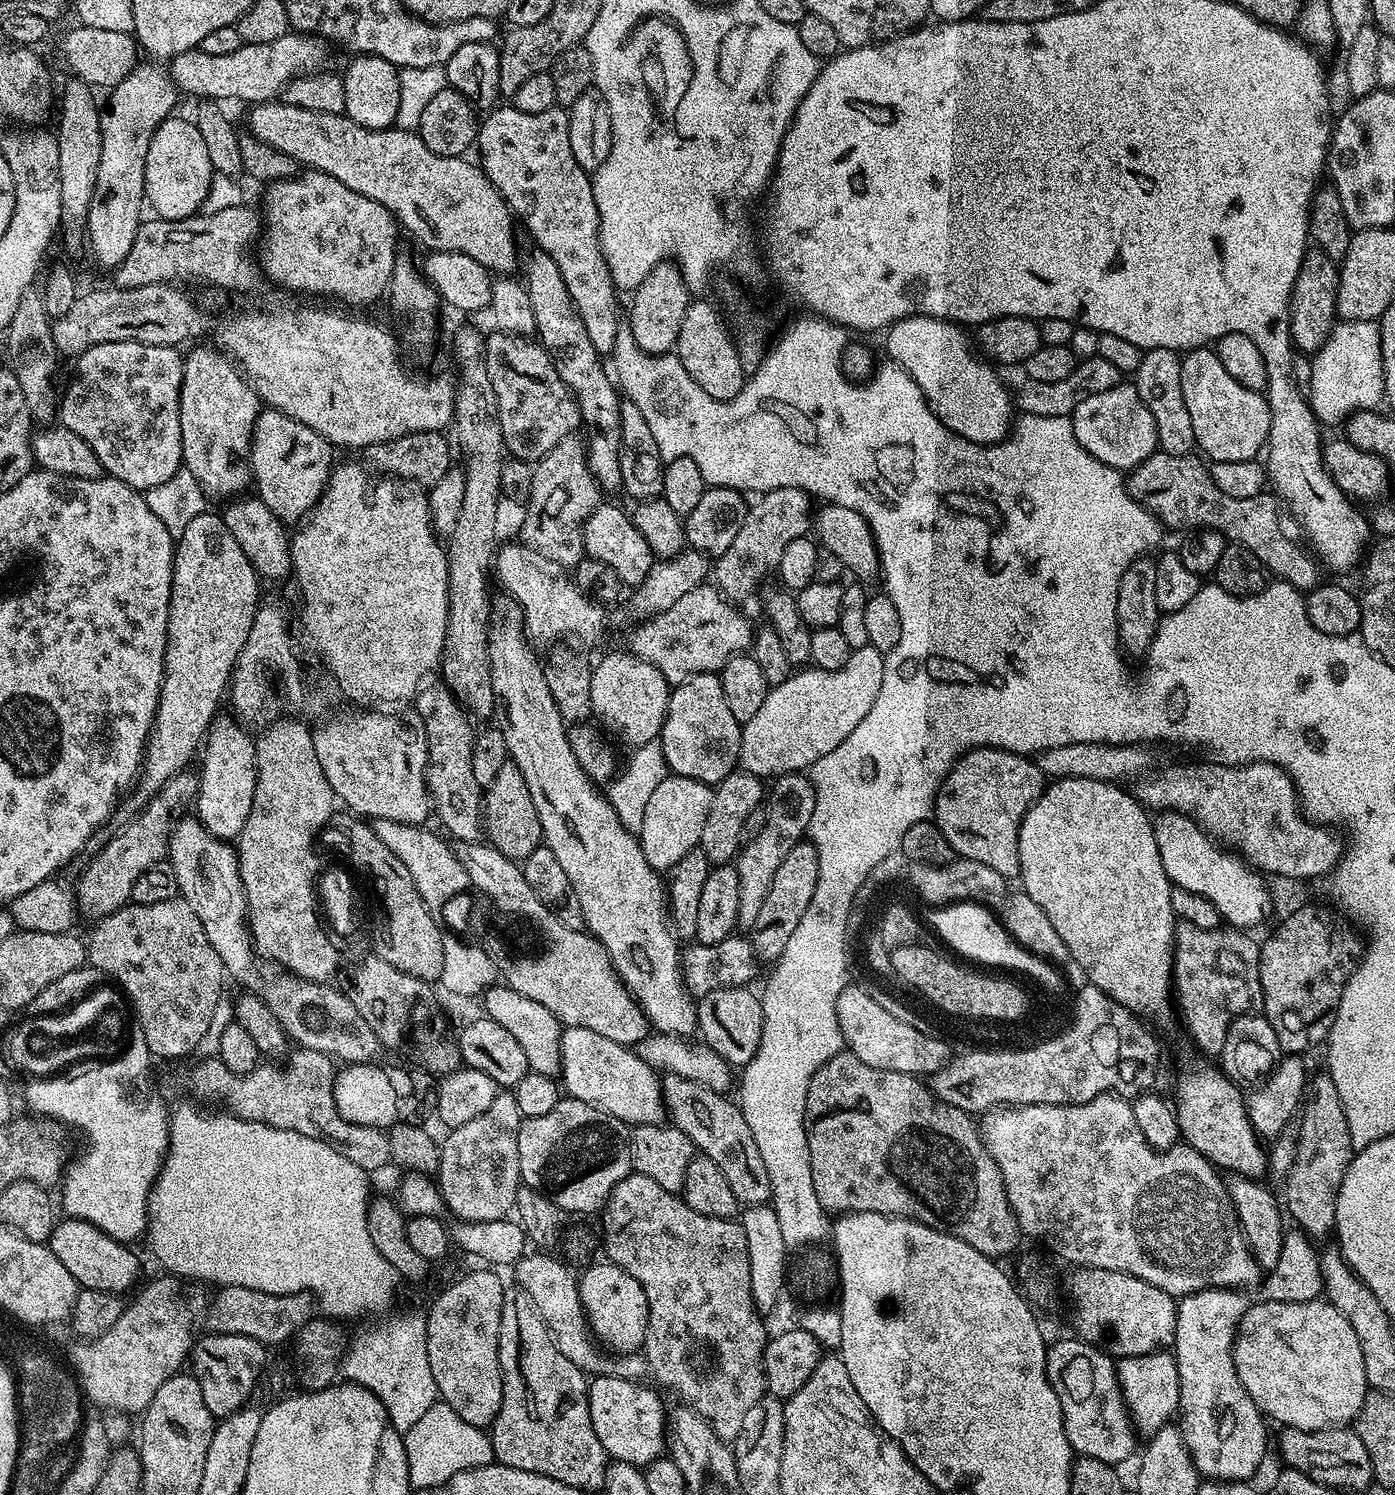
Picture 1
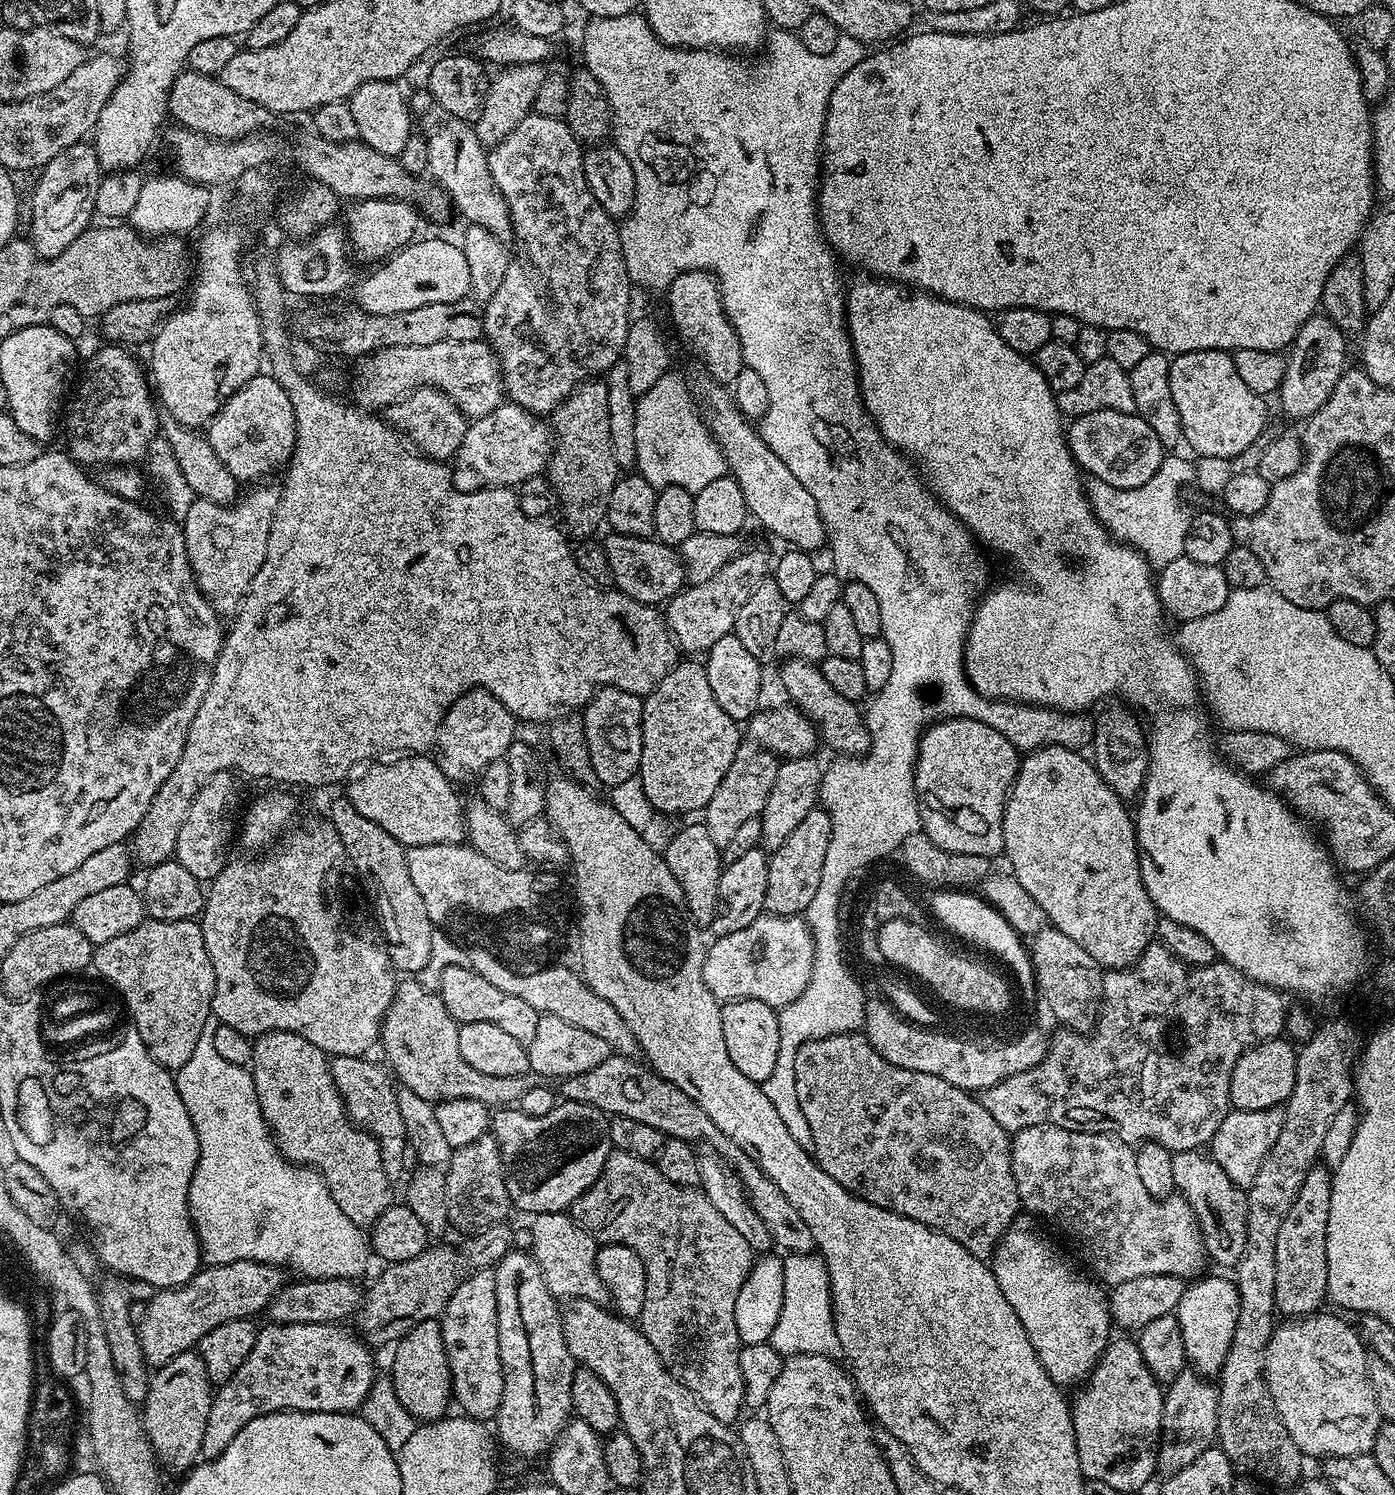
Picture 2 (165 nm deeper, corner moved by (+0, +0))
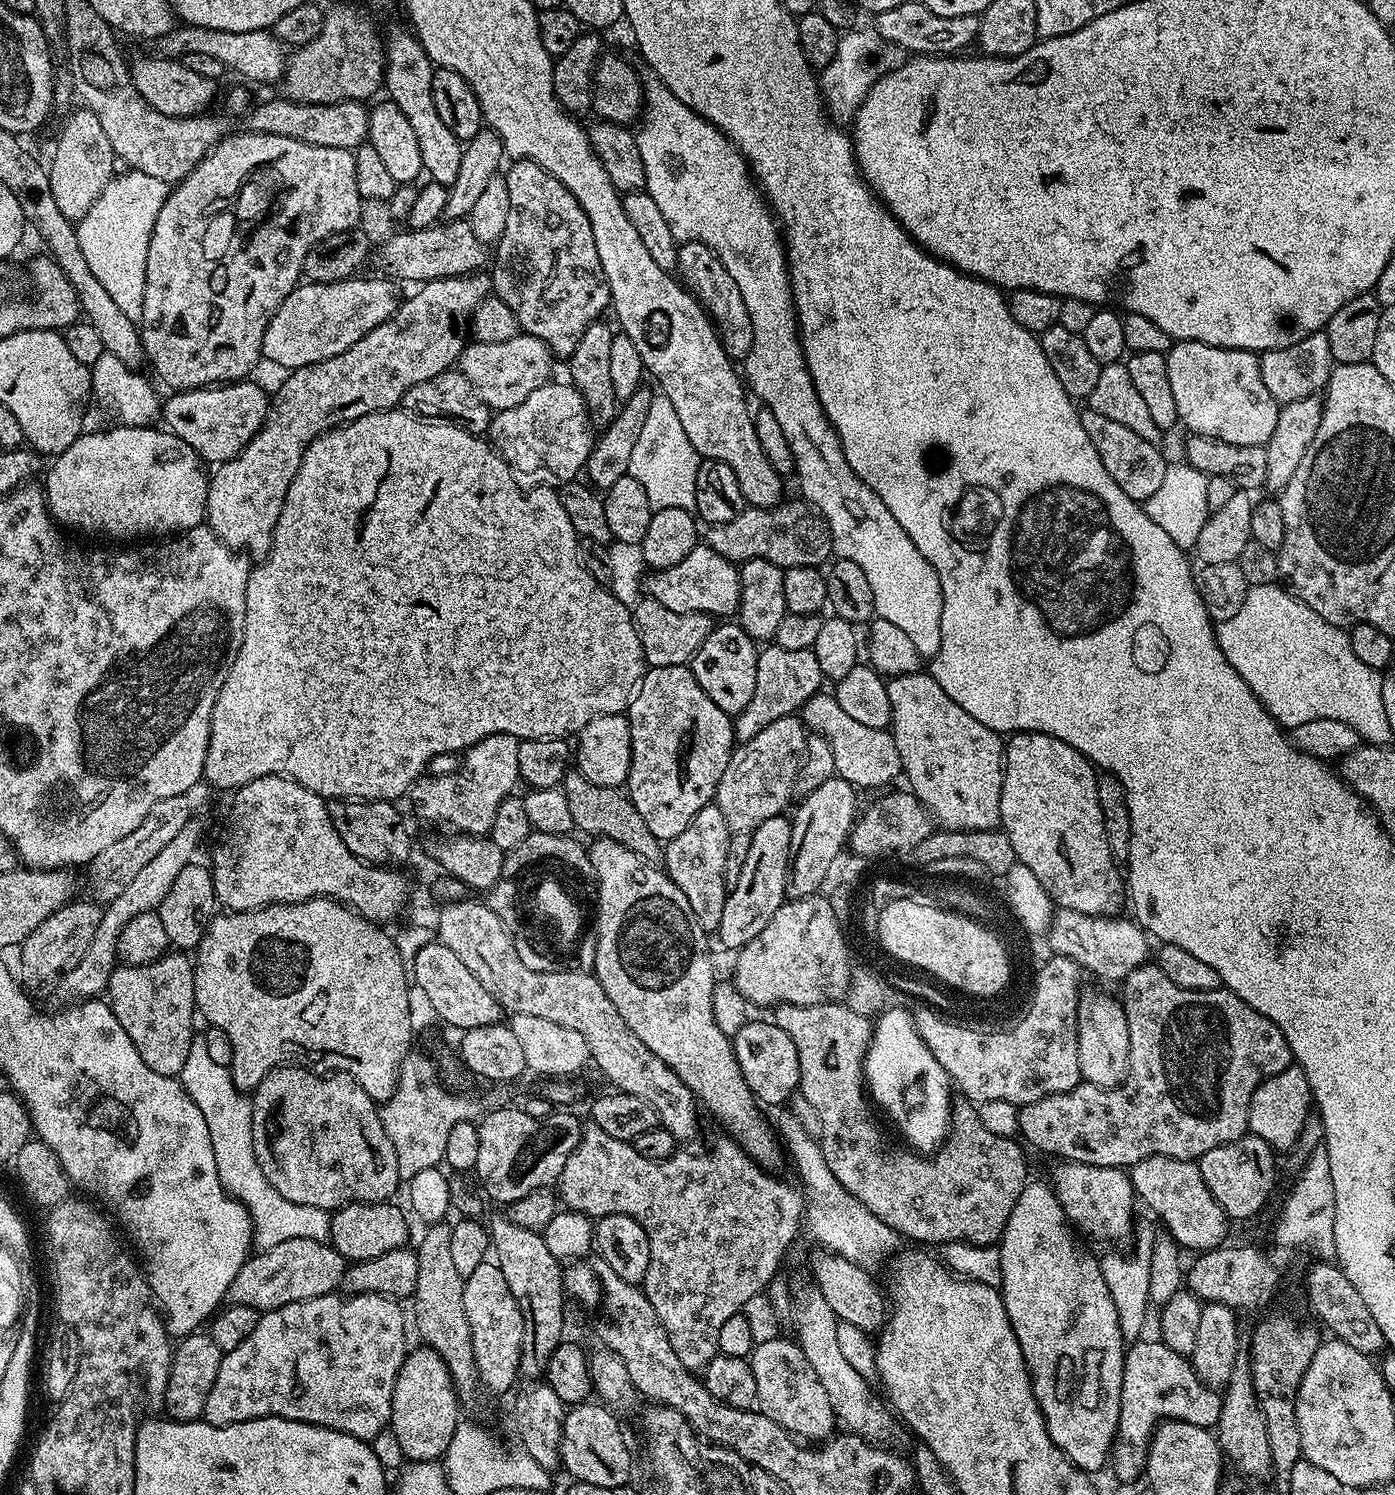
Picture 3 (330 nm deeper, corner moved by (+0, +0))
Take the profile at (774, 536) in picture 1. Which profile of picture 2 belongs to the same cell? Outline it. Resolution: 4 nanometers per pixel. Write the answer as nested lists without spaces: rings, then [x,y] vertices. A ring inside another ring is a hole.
[[[762,549],[741,550],[733,560],[726,562],[726,566],[722,566],[722,570],[718,570],[718,574],[714,574],[714,578],[706,578],[706,582],[677,592],[666,604],[666,623],[677,649],[684,654],[704,654],[714,646],[714,642],[718,642],[718,638],[733,635],[738,610],[742,610],[750,594],[754,594],[754,586],[758,586],[769,572],[770,556],[768,560]]]

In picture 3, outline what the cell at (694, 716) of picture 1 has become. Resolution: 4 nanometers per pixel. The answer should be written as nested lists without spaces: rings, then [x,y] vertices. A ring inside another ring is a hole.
[[[688,664],[662,666],[661,668],[649,667],[641,676],[640,683],[632,699],[628,702],[626,715],[630,726],[630,746],[632,747],[626,795],[638,810],[638,814],[642,814],[642,822],[646,822],[646,826],[650,826],[650,834],[654,834],[656,839],[661,842],[667,842],[674,839],[678,834],[682,834],[682,830],[686,830],[686,826],[690,826],[690,818],[694,818],[694,814],[698,814],[698,810],[702,810],[702,806],[715,801],[716,787],[734,751],[734,720],[728,713],[718,710],[718,706],[714,706],[714,702],[710,702],[706,690],[702,690],[702,686],[698,686],[698,678],[694,678]]]

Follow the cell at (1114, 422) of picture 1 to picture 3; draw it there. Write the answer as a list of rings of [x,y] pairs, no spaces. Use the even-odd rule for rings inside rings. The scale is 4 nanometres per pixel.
[[[1084,410],[1080,412],[1080,421],[1082,430],[1086,430],[1086,434],[1090,434],[1090,442],[1094,442],[1094,450],[1098,450],[1098,458],[1102,458],[1102,466],[1106,466],[1110,478],[1122,486],[1129,498],[1137,502],[1146,501],[1158,486],[1162,486],[1162,474],[1166,474],[1168,464],[1157,445],[1146,442],[1146,438],[1138,438],[1134,430],[1106,418],[1106,414]]]

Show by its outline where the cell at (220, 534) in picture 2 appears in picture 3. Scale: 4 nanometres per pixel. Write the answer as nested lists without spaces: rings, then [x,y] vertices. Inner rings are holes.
[[[473,274],[463,278],[459,276],[451,276],[445,280],[430,280],[419,285],[420,292],[416,292],[408,301],[401,303],[393,312],[391,318],[386,322],[382,322],[378,326],[374,326],[374,330],[370,330],[370,334],[366,334],[358,342],[354,342],[354,346],[350,346],[350,350],[346,350],[342,354],[338,354],[329,360],[323,360],[317,364],[311,364],[305,368],[293,368],[287,373],[288,376],[280,384],[280,389],[270,396],[268,413],[264,419],[264,424],[258,430],[258,434],[254,434],[254,438],[250,438],[250,442],[243,448],[234,458],[224,461],[222,464],[215,465],[214,471],[208,478],[208,493],[206,494],[206,517],[207,527],[211,528],[213,534],[219,538],[221,542],[249,558],[259,562],[268,555],[272,548],[272,539],[274,538],[274,530],[278,518],[282,514],[282,506],[286,502],[286,490],[290,490],[290,482],[294,482],[294,474],[298,474],[300,463],[304,457],[304,451],[310,446],[310,442],[316,437],[328,431],[329,428],[335,428],[342,424],[348,424],[351,420],[357,420],[360,416],[365,416],[371,412],[386,412],[395,409],[401,403],[406,394],[406,390],[410,390],[414,386],[418,386],[418,382],[426,382],[430,378],[434,378],[438,374],[449,371],[459,361],[460,352],[463,350],[466,340],[460,337],[460,327],[467,325],[472,319],[472,312],[482,303],[484,297],[489,295],[490,280],[487,275]]]

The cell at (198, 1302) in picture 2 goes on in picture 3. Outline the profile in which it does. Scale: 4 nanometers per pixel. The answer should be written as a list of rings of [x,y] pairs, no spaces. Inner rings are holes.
[[[290,1238],[290,1242],[278,1242],[278,1246],[249,1255],[238,1274],[234,1274],[227,1299],[233,1304],[256,1308],[263,1314],[290,1302],[335,1293],[343,1285],[345,1267],[344,1256],[338,1254],[331,1243],[310,1238]]]

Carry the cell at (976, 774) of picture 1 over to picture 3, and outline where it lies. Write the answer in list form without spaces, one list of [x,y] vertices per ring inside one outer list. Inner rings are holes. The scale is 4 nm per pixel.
[[[921,670],[891,677],[887,681],[890,694],[892,722],[890,731],[894,746],[898,746],[898,758],[903,779],[908,779],[907,787],[915,793],[929,816],[941,829],[949,832],[991,832],[1000,824],[1000,803],[1002,802],[1002,782],[1004,781],[1005,741],[1001,733],[990,730],[970,718],[938,682],[927,671]]]

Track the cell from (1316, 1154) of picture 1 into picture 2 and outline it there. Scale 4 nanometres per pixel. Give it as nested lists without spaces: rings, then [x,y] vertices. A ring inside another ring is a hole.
[[[1317,1166],[1310,1170],[1310,1174],[1306,1174],[1306,1182],[1302,1182],[1302,1190],[1298,1190],[1298,1194],[1294,1198],[1294,1202],[1290,1206],[1290,1210],[1286,1210],[1286,1218],[1282,1218],[1282,1227],[1278,1230],[1278,1242],[1274,1242],[1274,1302],[1276,1303],[1277,1313],[1284,1318],[1299,1318],[1302,1316],[1313,1315],[1325,1307],[1326,1297],[1328,1295],[1328,1257],[1330,1255],[1330,1247],[1328,1248],[1328,1239],[1330,1233],[1328,1223],[1334,1215],[1334,1200],[1332,1204],[1332,1188],[1334,1192],[1334,1180],[1332,1184],[1333,1173],[1327,1167]]]

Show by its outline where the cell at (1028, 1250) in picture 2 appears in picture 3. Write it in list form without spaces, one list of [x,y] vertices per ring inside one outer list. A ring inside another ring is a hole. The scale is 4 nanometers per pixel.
[[[1036,1178],[1029,1179],[1025,1184],[1022,1194],[1018,1194],[1018,1202],[1014,1202],[1014,1210],[1010,1210],[1010,1218],[1006,1222],[1003,1234],[1000,1235],[998,1247],[1000,1249],[1000,1297],[1004,1299],[1006,1314],[1014,1326],[1014,1334],[1022,1346],[1024,1361],[1028,1367],[1028,1373],[1032,1375],[1032,1389],[1034,1398],[1044,1415],[1046,1430],[1054,1442],[1056,1448],[1061,1448],[1070,1462],[1078,1466],[1083,1472],[1096,1474],[1100,1467],[1107,1465],[1110,1453],[1116,1438],[1118,1426],[1118,1414],[1120,1413],[1120,1395],[1122,1394],[1122,1374],[1124,1373],[1124,1353],[1126,1341],[1120,1323],[1118,1322],[1118,1310],[1114,1310],[1114,1298],[1110,1298],[1110,1286],[1106,1286],[1106,1278],[1102,1278],[1100,1260],[1092,1257],[1082,1245],[1076,1244],[1077,1233],[1068,1223],[1068,1215],[1062,1210],[1055,1192],[1047,1183],[1044,1184]]]

